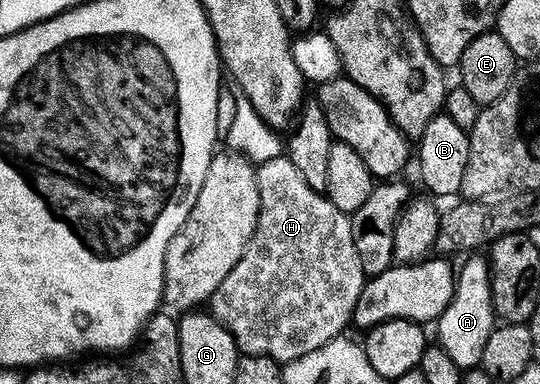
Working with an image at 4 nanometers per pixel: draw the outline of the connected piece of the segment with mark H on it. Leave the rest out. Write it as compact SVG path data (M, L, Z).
M282 154L278 158L270 158L270 162L259 164L256 168L256 181L258 182L258 198L260 199L260 213L258 214L256 229L242 254L242 258L238 258L234 270L230 270L230 274L226 274L226 278L222 278L222 286L218 286L218 290L214 290L210 301L210 311L220 324L226 326L226 330L234 338L237 349L243 355L269 356L275 360L287 362L302 358L306 354L318 350L322 345L329 344L330 341L337 339L343 333L340 331L344 327L349 327L352 311L362 294L366 277L362 270L362 262L358 262L358 250L354 247L351 215L338 210L338 206L334 206L334 202L330 202L325 193L310 190L306 178L302 178L302 174L298 174L294 162L290 162L287 155Z

